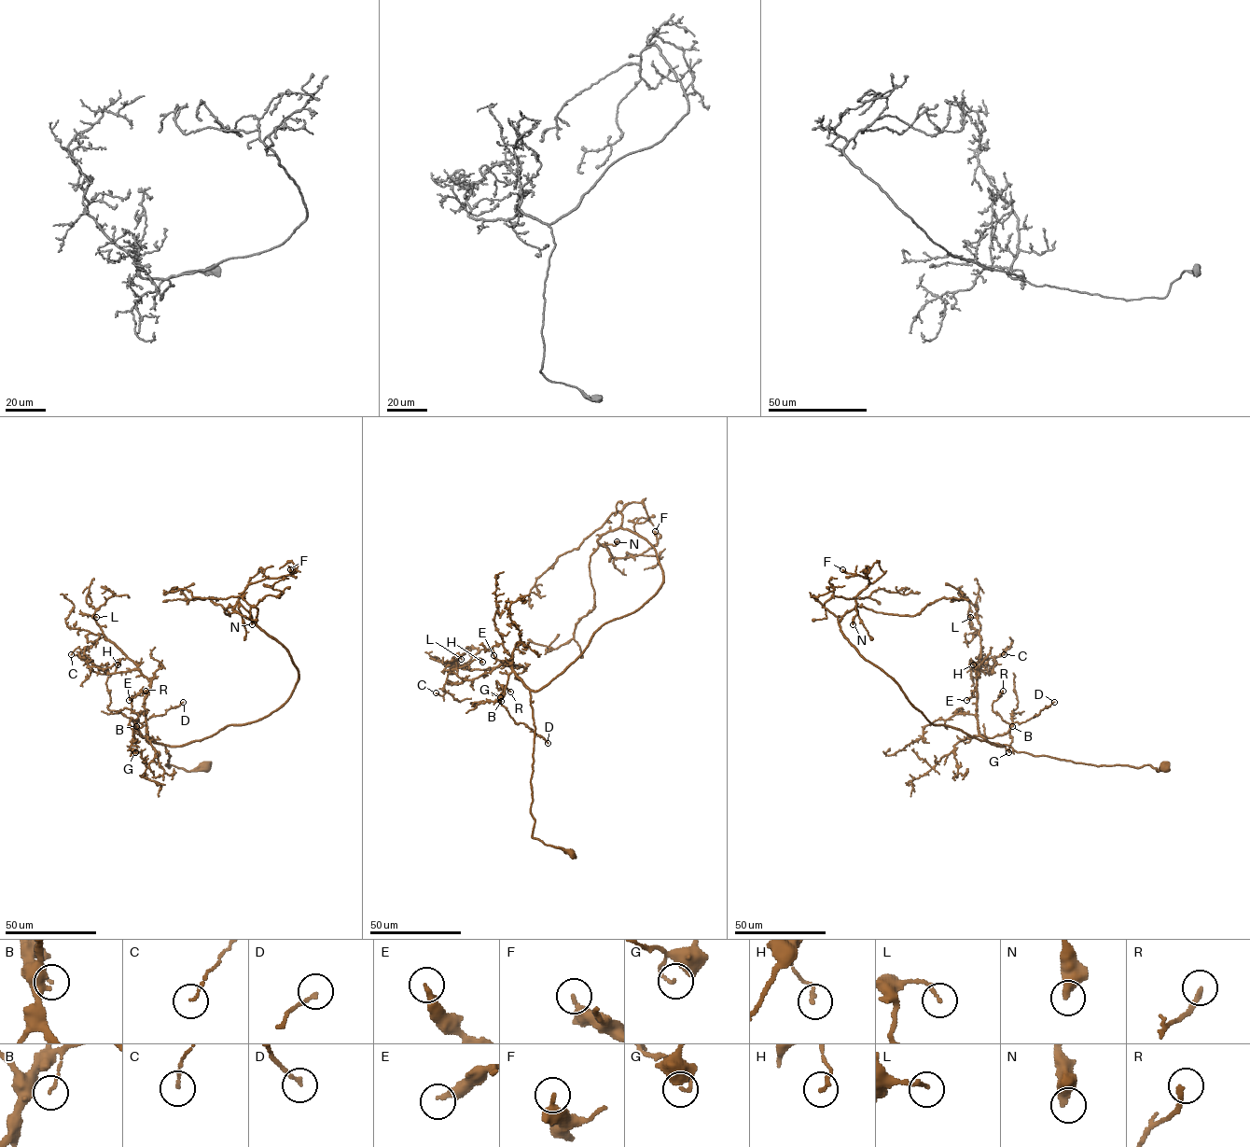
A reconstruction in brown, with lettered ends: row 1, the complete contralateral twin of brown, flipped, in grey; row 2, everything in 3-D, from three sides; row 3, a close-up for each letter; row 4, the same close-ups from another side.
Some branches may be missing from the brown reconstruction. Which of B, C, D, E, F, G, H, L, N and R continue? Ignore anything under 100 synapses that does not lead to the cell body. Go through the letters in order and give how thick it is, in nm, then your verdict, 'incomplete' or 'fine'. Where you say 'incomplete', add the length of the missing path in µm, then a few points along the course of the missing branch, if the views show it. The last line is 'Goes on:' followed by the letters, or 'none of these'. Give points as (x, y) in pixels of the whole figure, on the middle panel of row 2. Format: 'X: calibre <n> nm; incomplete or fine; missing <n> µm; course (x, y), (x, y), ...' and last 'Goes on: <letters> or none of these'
B: calibre 110 nm; fine
C: calibre 110 nm; fine
D: calibre 140 nm; fine
E: calibre 240 nm; fine
F: calibre 280 nm; fine
G: calibre 110 nm; fine
H: calibre 160 nm; fine
L: calibre 170 nm; fine
N: calibre 460 nm; fine
R: calibre 220 nm; fine
Goes on: none of these

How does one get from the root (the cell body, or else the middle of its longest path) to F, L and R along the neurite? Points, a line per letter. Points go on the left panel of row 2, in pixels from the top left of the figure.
F: (206, 767), (169, 767), (165, 745), (261, 720), (294, 690), (288, 651), (232, 609), (249, 584), (290, 569)
L: (206, 767), (166, 764), (166, 745), (147, 734), (144, 701), (150, 681), (106, 637), (96, 617)
R: (206, 767), (169, 767), (166, 745), (140, 734), (131, 701), (145, 691)

